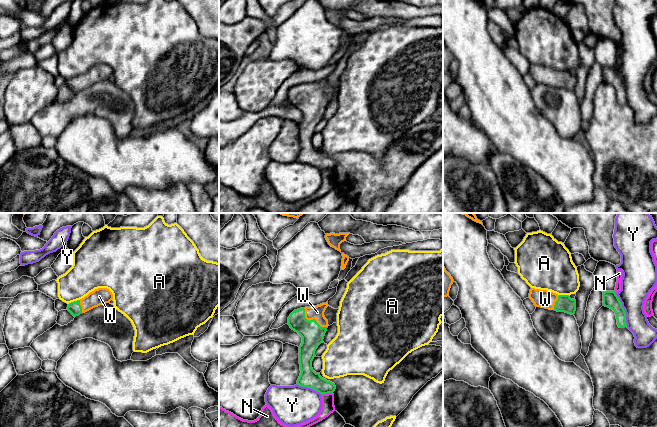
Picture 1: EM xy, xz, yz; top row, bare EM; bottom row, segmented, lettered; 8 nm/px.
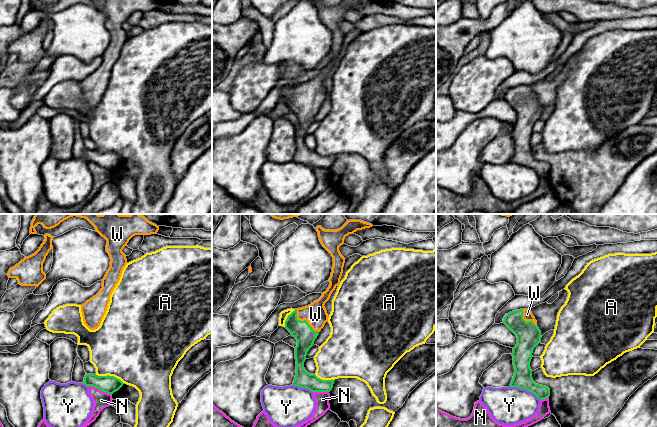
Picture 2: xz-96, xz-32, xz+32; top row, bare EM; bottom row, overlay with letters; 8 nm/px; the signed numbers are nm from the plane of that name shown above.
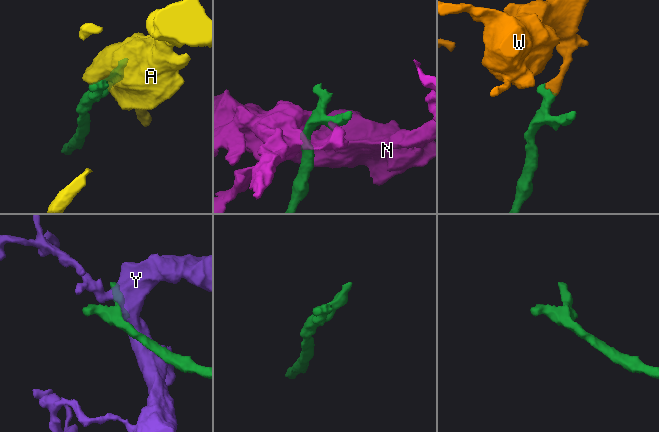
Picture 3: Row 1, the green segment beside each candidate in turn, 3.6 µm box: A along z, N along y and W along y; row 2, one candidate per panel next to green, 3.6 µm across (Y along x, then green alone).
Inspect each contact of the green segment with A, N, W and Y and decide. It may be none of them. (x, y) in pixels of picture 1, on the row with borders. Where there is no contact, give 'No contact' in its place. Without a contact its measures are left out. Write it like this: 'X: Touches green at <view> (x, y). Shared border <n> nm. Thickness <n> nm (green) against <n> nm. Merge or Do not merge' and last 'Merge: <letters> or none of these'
A: Touches green at xy (73, 302). Shared border 100 nm. Thickness 100 nm (green) against 280 nm. Do not merge
N: Touches green at xz (326, 393). Shared border 100 nm. Thickness 150 nm (green) against 100 nm. Do not merge
W: Touches green at xz (312, 320). Shared border 260 nm. Thickness 180 nm (green) against 110 nm. Merge
Y: Touches green at yz (624, 310). Shared border 280 nm. Thickness 120 nm (green) against 260 nm. Do not merge
Merge: W

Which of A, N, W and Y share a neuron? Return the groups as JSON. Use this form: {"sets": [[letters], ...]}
{"sets": [["A"], ["N"], ["W"], ["Y"]]}

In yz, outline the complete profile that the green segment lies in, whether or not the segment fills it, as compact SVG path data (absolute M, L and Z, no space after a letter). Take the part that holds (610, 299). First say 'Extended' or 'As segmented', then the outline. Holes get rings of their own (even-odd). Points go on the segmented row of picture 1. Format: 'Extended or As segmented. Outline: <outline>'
As segmented. Outline: M614 291L603 292L603 306L608 307L615 312L619 328L627 327L625 310Z

